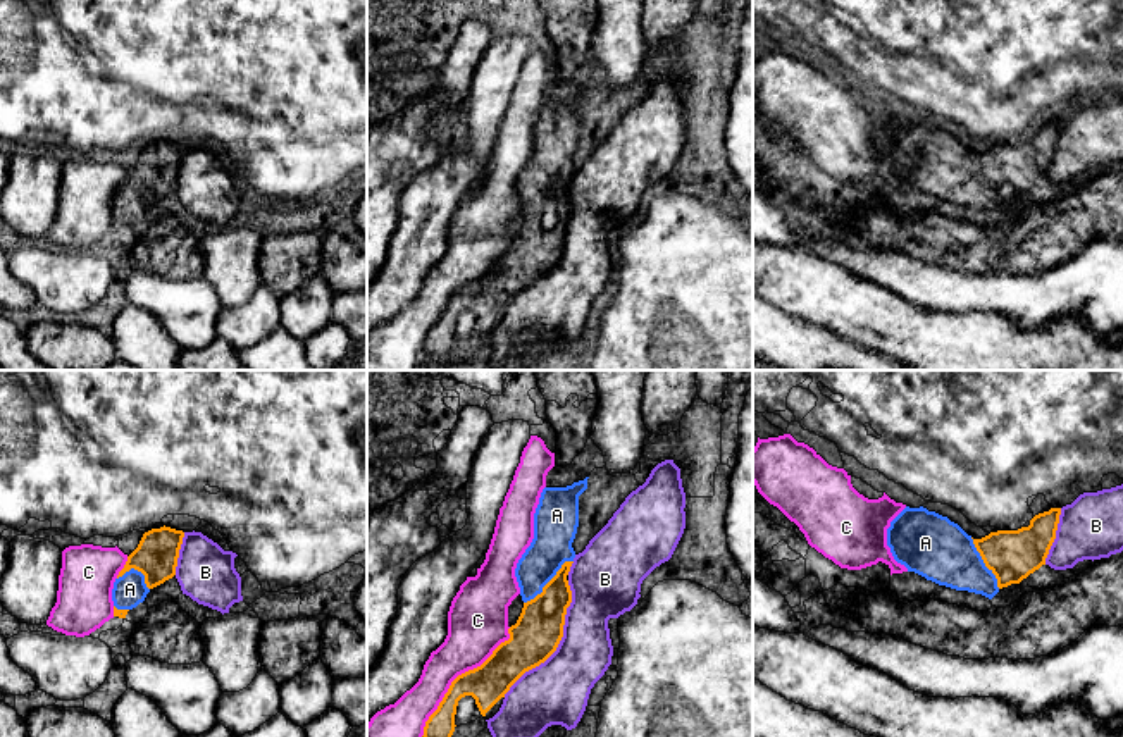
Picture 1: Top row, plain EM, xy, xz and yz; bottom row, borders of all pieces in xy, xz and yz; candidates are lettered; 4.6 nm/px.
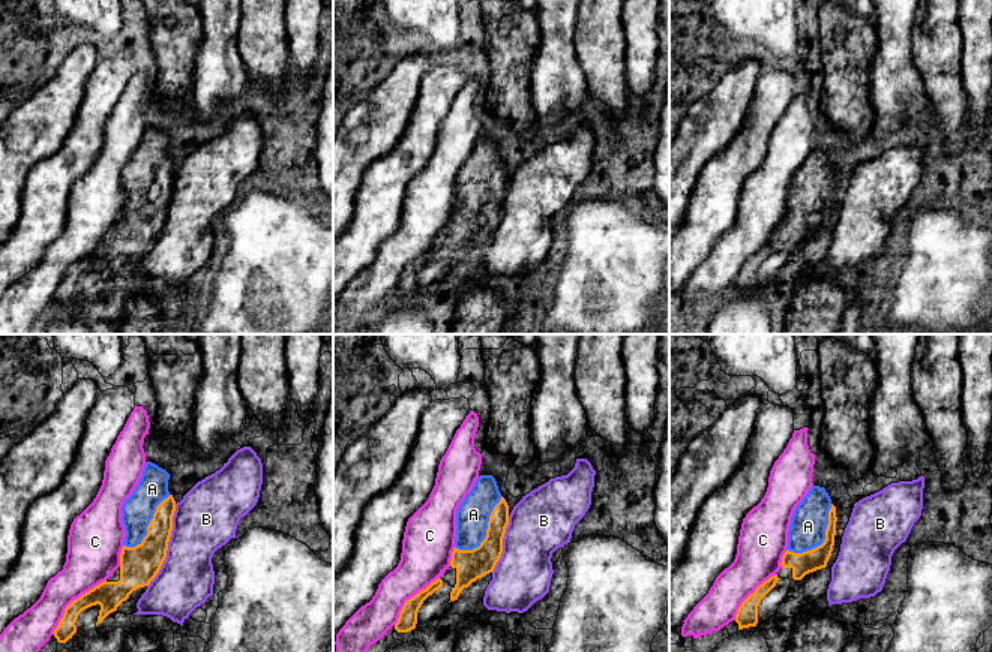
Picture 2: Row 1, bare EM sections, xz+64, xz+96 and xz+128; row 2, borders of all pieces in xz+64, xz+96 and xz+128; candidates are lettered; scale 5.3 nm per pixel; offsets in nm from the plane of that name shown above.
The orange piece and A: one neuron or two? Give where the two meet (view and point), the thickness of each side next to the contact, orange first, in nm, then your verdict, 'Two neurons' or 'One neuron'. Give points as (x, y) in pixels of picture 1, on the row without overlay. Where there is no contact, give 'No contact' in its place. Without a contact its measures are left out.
Touches orange at xz (548, 197). Thickness 220 nm (orange) against 190 nm. One neuron

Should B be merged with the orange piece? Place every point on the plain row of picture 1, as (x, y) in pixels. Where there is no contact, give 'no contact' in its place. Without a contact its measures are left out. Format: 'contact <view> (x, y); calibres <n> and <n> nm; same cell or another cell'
contact xz (558, 257); calibres 220 and 300 nm; another cell

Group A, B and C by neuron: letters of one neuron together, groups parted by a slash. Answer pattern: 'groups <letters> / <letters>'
groups A / B / C

